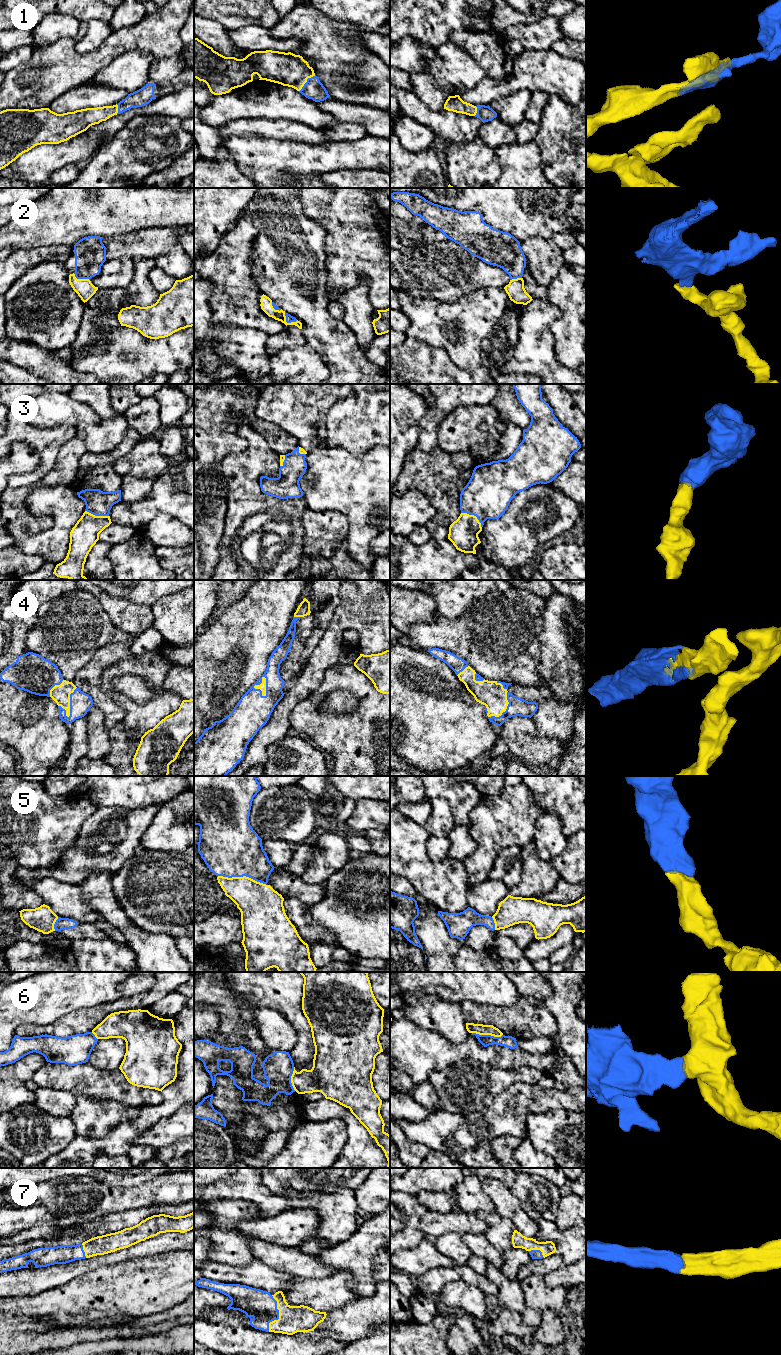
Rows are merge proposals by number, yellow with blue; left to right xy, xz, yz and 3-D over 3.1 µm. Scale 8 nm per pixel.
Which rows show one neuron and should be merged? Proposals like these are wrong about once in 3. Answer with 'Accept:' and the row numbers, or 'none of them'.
Accept: 1, 2, 3, 4, 5, 7

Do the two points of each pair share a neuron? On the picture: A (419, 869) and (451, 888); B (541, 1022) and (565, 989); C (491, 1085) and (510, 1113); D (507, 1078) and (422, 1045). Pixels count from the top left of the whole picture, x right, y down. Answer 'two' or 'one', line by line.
A: one
B: two
C: two
D: two

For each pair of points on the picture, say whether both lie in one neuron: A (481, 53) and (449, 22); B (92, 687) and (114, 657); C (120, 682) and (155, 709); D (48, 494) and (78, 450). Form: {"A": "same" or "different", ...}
{"A": "different", "B": "same", "C": "different", "D": "different"}

